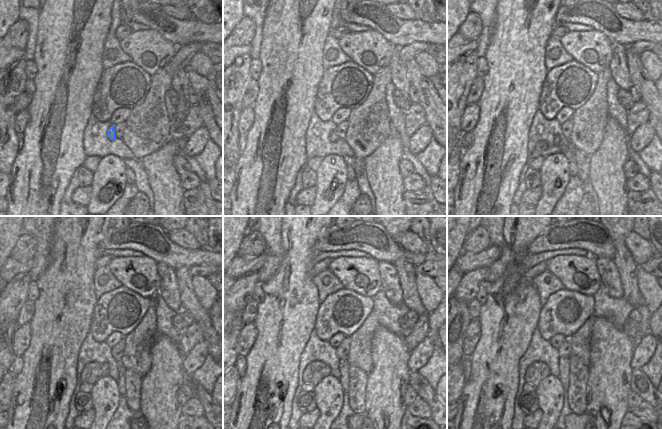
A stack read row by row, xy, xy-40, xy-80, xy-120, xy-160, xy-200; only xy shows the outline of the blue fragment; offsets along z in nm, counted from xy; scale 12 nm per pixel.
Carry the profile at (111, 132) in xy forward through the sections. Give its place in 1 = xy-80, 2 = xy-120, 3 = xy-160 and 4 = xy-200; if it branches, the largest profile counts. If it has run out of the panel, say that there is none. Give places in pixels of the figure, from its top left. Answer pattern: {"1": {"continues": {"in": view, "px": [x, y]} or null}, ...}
{"1": {"continues": {"in": "xy-80", "px": [556, 139]}}, "2": {"continues": {"in": "xy-120", "px": [92, 372]}}, "3": {"continues": {"in": "xy-160", "px": [315, 371]}}, "4": {"continues": {"in": "xy-200", "px": [536, 372]}}}

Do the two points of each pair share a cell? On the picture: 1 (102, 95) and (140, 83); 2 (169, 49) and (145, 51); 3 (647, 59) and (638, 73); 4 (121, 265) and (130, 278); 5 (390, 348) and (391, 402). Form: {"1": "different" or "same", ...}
{"1": "same", "2": "same", "3": "different", "4": "same", "5": "same"}

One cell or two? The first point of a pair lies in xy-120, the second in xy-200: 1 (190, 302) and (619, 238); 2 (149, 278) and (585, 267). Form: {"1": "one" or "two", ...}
{"1": "one", "2": "one"}

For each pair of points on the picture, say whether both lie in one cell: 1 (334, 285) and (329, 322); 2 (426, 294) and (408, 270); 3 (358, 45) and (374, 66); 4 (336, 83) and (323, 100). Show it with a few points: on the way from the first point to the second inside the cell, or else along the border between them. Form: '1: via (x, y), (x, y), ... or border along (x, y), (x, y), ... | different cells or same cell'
1: border along (343, 287), (330, 293), (321, 303) | different cells
2: border along (414, 273), (417, 293), (421, 302) | different cells
3: via (365, 48), (373, 51), (377, 59) | same cell
4: via (336, 87), (327, 96) | same cell

